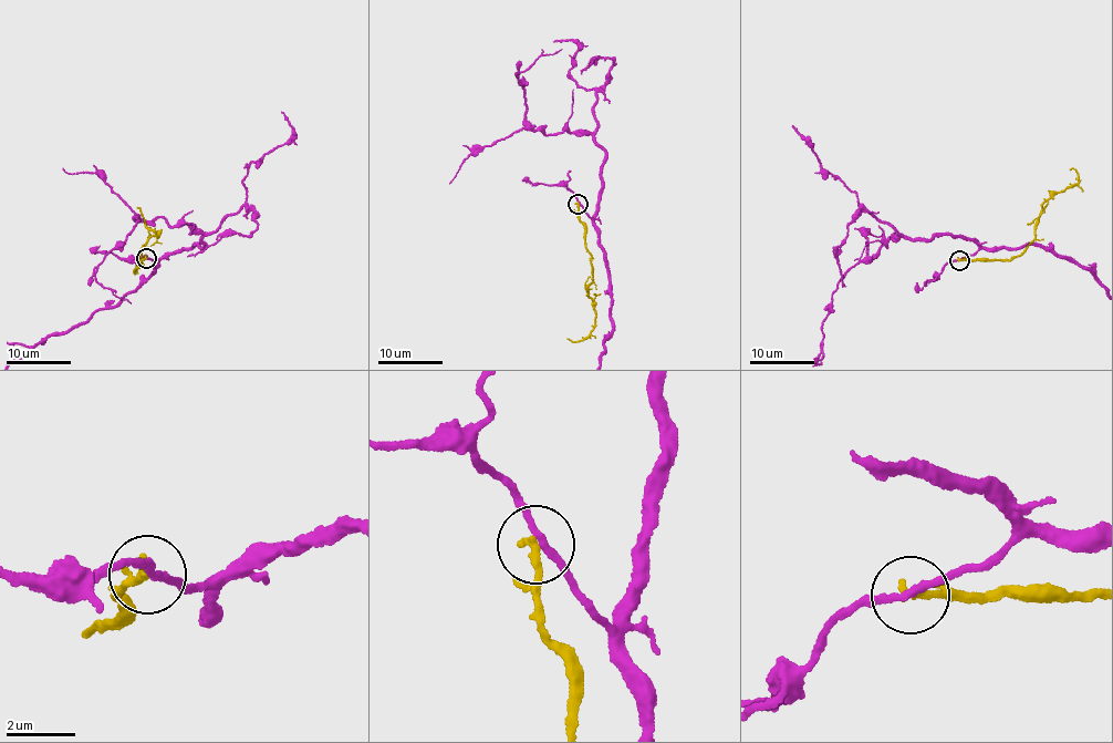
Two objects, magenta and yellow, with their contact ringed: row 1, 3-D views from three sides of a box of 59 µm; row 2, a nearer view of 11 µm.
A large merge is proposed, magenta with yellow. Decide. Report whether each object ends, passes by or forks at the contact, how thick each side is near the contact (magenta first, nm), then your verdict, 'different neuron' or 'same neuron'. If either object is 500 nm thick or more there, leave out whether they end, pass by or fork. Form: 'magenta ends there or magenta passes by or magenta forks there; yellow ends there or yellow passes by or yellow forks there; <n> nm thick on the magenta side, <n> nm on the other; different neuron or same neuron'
magenta passes by; yellow ends there; 200 nm thick on the magenta side, 260 nm on the other; different neuron

